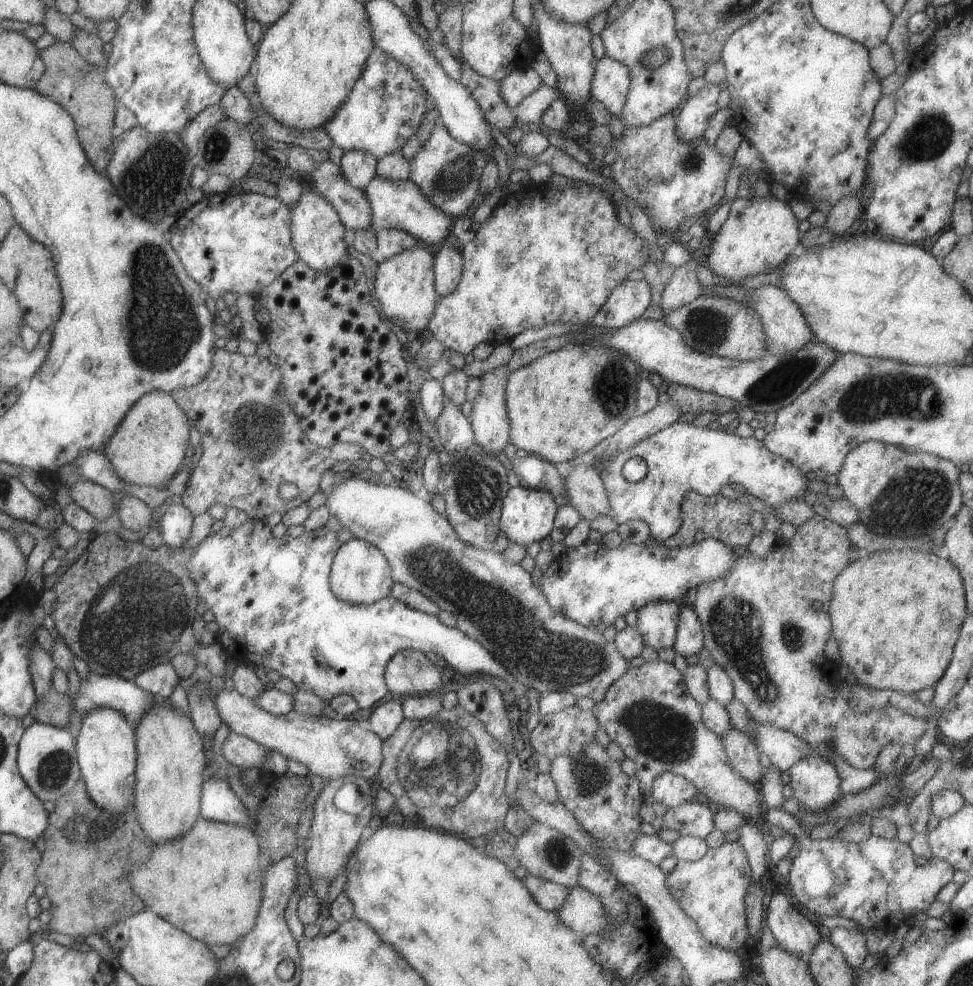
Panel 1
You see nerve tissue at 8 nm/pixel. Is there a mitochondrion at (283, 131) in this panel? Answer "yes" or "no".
no

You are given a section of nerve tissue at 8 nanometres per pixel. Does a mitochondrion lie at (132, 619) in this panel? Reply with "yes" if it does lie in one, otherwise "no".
yes

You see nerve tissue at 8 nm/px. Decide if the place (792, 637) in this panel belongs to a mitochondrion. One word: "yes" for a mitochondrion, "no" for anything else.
yes

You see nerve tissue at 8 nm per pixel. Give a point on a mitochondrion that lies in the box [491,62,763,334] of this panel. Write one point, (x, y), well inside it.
(690, 160)

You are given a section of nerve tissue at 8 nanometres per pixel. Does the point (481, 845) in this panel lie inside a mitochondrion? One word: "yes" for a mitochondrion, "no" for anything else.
no

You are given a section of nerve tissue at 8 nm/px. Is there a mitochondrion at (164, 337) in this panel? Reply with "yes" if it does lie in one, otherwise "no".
yes

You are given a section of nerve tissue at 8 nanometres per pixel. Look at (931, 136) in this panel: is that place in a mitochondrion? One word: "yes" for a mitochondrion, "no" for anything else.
yes

